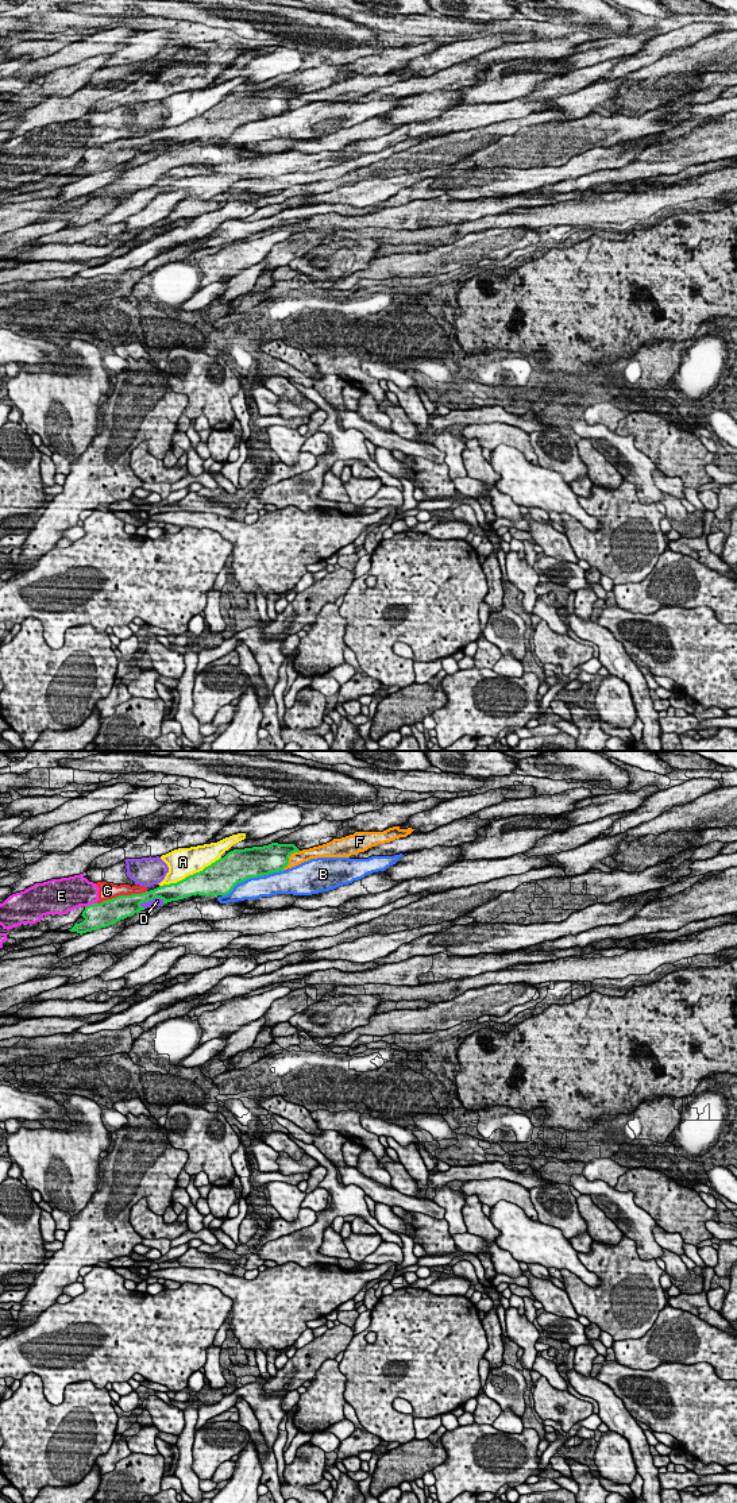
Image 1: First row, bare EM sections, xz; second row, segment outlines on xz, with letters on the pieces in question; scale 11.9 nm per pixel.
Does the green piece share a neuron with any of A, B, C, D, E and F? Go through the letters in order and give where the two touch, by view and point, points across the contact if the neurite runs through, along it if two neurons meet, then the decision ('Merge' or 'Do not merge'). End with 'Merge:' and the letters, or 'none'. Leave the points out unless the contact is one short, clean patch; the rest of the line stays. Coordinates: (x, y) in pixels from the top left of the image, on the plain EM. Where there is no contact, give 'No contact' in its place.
A: Touches green at xz (189, 119). Do not merge
B: Touches green at xz (251, 120). Do not merge
C: Touches green at xz (122, 139). Do not merge
D: Touches green at xz (151, 143). Do not merge
E: Touches green at xz (91, 149). Do not merge
F: Touches green at xz (288, 101). Do not merge
Merge: none

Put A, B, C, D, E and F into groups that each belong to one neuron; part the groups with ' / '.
A C E / B / D / F

